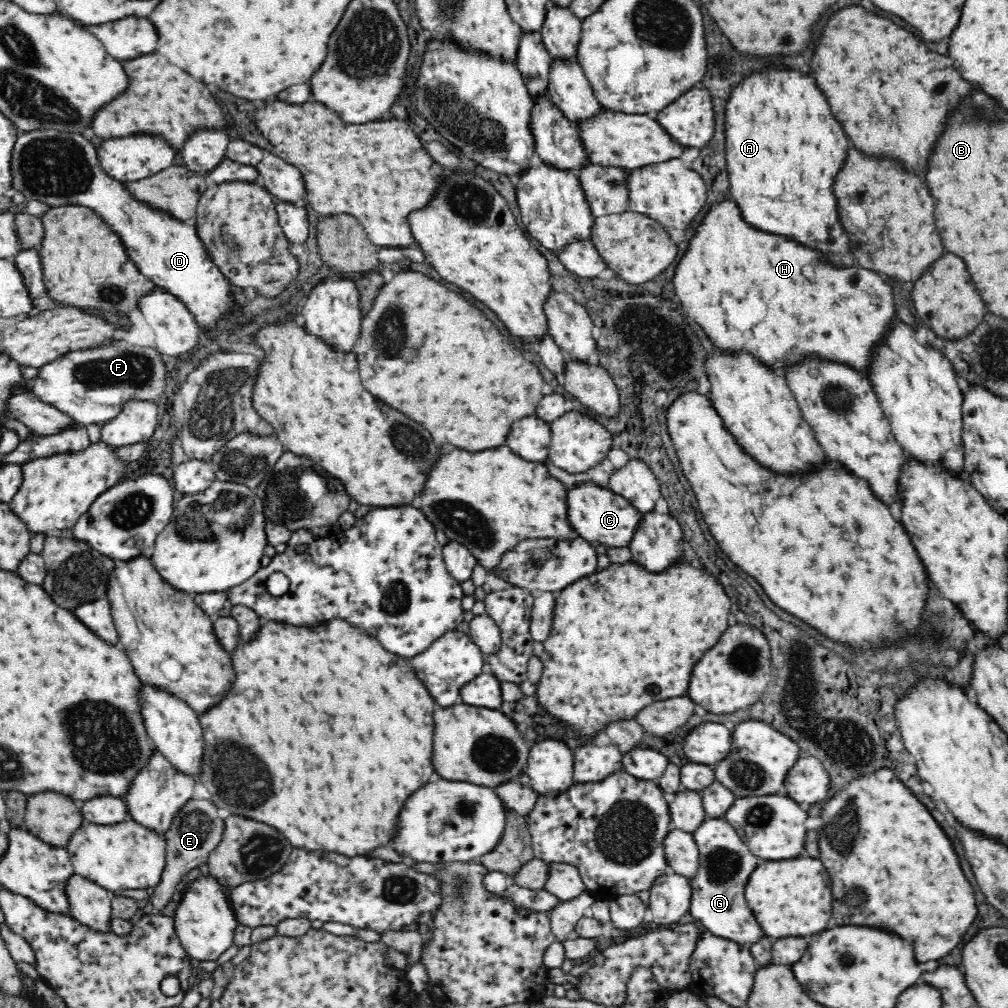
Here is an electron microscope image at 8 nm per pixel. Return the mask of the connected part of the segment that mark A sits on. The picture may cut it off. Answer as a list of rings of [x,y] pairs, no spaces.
[[[766,66],[762,70],[752,72],[750,76],[746,76],[742,82],[738,82],[728,98],[726,104],[726,128],[724,129],[725,135],[725,161],[727,162],[727,169],[729,172],[729,184],[732,197],[738,201],[742,214],[745,216],[746,222],[754,224],[758,230],[764,232],[772,232],[772,234],[788,234],[793,240],[808,244],[812,248],[823,250],[825,256],[830,257],[830,261],[840,263],[840,265],[852,264],[852,255],[848,252],[848,242],[846,242],[846,233],[840,228],[838,224],[838,211],[834,196],[832,196],[832,184],[834,184],[834,176],[838,172],[838,168],[842,168],[842,160],[846,156],[846,150],[850,146],[842,124],[832,116],[830,112],[830,104],[826,102],[826,96],[820,92],[816,80],[800,70],[790,70],[790,68],[782,68],[782,66]]]

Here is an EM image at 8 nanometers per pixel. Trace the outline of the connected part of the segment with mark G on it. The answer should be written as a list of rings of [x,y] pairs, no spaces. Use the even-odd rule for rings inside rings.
[[[724,816],[706,819],[693,835],[700,847],[701,867],[691,880],[693,893],[689,918],[713,935],[740,945],[752,946],[762,942],[766,934],[762,932],[758,920],[752,916],[744,900],[744,886],[750,872],[756,868],[756,856],[750,852],[746,842],[740,840],[737,829]],[[746,864],[750,864],[750,868]]]

